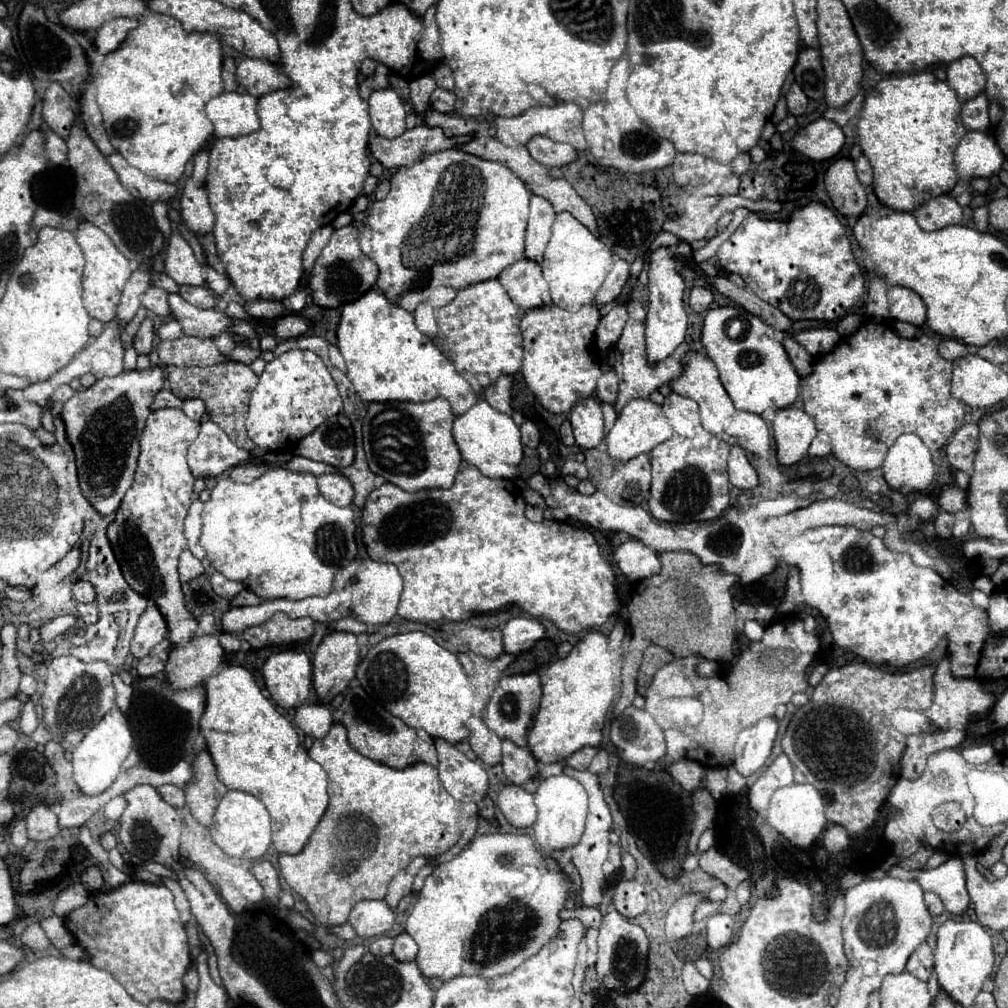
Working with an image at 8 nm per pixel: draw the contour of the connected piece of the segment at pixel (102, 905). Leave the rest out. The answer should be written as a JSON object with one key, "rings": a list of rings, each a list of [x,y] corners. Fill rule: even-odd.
{"rings":[[[132,879],[114,891],[94,893],[84,907],[66,917],[66,925],[92,955],[92,965],[108,971],[136,1001],[148,1005],[154,999],[168,1003],[184,999],[182,975],[192,957],[168,887]]]}

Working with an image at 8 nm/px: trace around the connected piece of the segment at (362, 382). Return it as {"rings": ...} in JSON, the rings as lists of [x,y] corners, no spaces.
{"rings":[[[370,289],[356,301],[350,301],[342,307],[336,343],[346,361],[346,375],[362,401],[425,402],[436,397],[444,397],[450,401],[454,415],[462,415],[464,411],[468,411],[468,407],[472,407],[472,403],[476,403],[476,393],[472,391],[472,387],[468,387],[468,381],[458,375],[458,371],[452,367],[448,357],[434,345],[434,341],[418,331],[414,315],[398,305],[392,305],[382,291]]]}

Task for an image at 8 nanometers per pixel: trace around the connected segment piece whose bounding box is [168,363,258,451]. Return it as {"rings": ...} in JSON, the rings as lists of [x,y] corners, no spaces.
{"rings":[[[220,363],[212,367],[174,367],[168,373],[170,389],[180,395],[182,399],[204,399],[206,401],[206,411],[210,413],[212,421],[218,423],[228,437],[236,445],[244,445],[244,449],[252,451],[256,445],[246,437],[244,421],[248,415],[248,401],[250,393],[258,383],[258,375],[244,363]]]}

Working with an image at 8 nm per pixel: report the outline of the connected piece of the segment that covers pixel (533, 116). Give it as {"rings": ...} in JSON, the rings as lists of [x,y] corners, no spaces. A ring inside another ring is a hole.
{"rings":[[[574,101],[532,107],[532,109],[524,111],[522,115],[516,115],[516,117],[496,117],[494,125],[496,125],[496,139],[508,147],[526,145],[534,135],[544,135],[544,137],[550,137],[552,141],[570,143],[578,151],[588,149],[588,145],[584,141],[584,133],[582,133],[582,109]]]}

